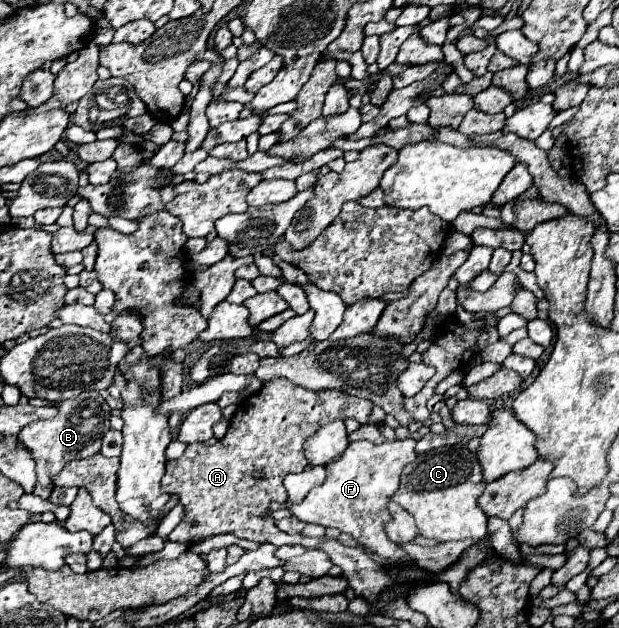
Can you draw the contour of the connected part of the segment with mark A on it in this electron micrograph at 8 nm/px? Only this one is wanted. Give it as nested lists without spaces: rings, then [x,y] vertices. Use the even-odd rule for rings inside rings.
[[[282,378],[266,382],[256,394],[238,404],[222,440],[214,446],[190,444],[178,460],[166,462],[162,492],[178,494],[184,506],[184,518],[170,532],[168,540],[194,544],[216,534],[234,534],[244,540],[270,542],[274,546],[300,544],[304,548],[320,548],[322,540],[318,538],[280,532],[268,516],[268,504],[274,502],[274,494],[286,494],[282,486],[286,474],[302,472],[308,466],[302,448],[306,438],[334,420],[356,418],[360,424],[368,424],[370,414],[372,404],[368,400],[338,390],[306,390]],[[254,498],[272,500],[256,502]]]

